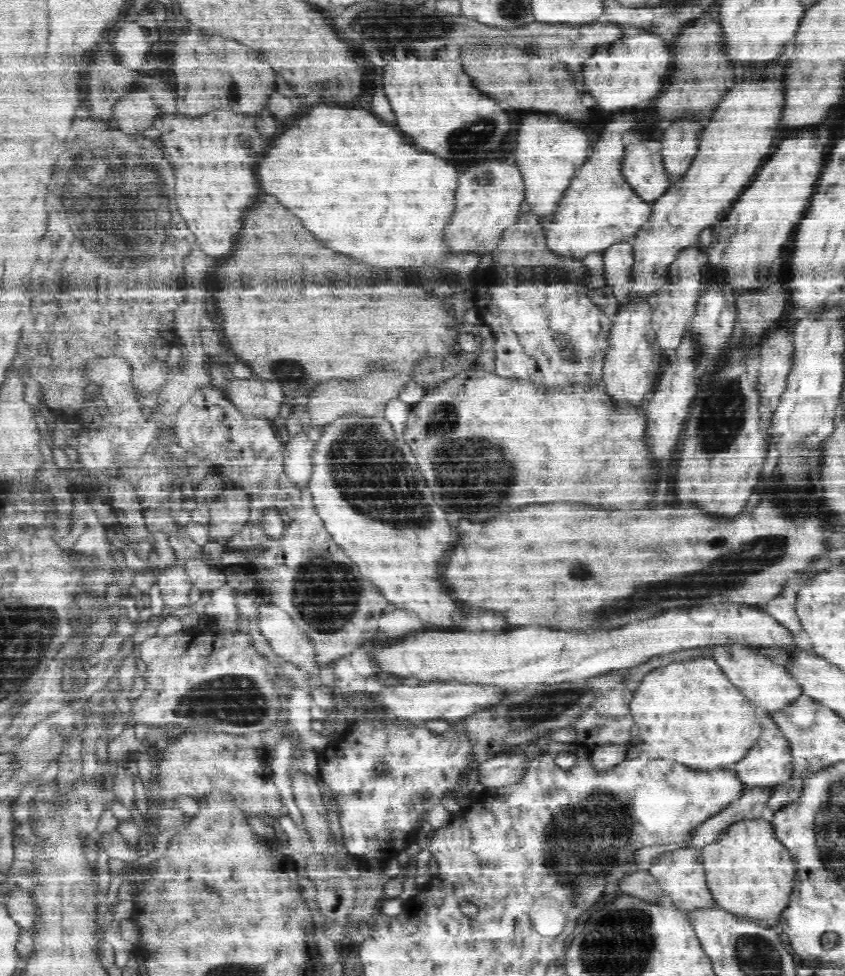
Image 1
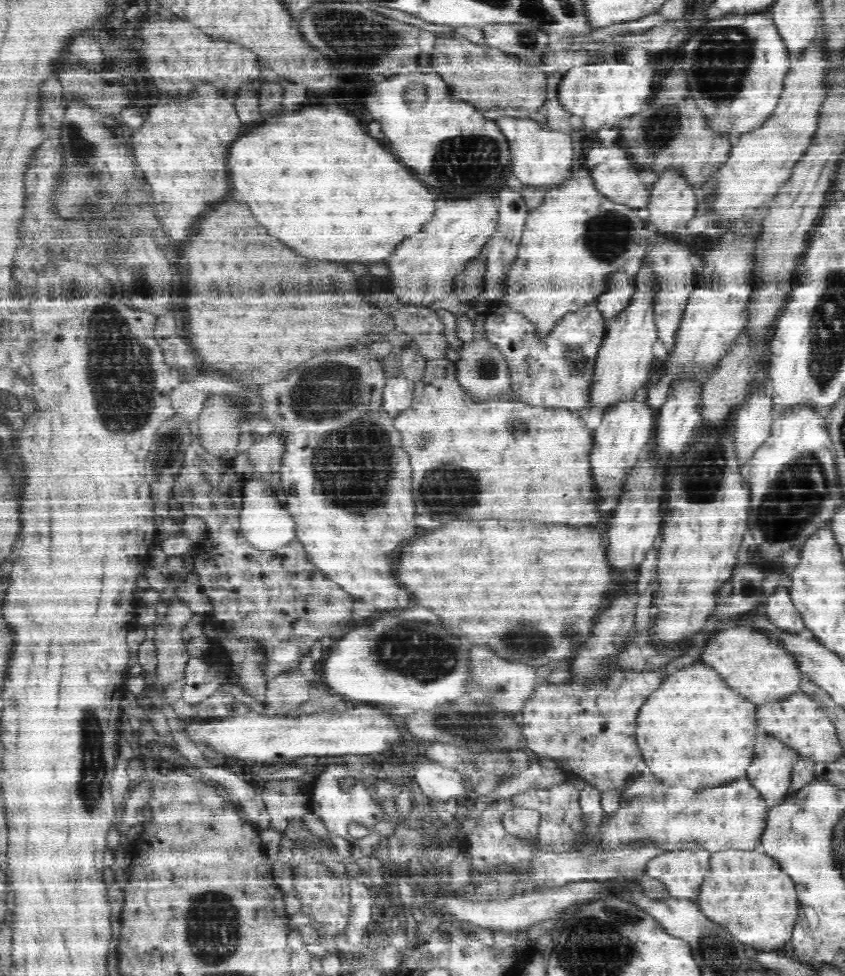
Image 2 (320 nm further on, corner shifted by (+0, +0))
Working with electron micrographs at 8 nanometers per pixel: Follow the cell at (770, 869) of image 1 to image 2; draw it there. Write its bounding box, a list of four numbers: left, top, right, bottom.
[696,848,798,952]

